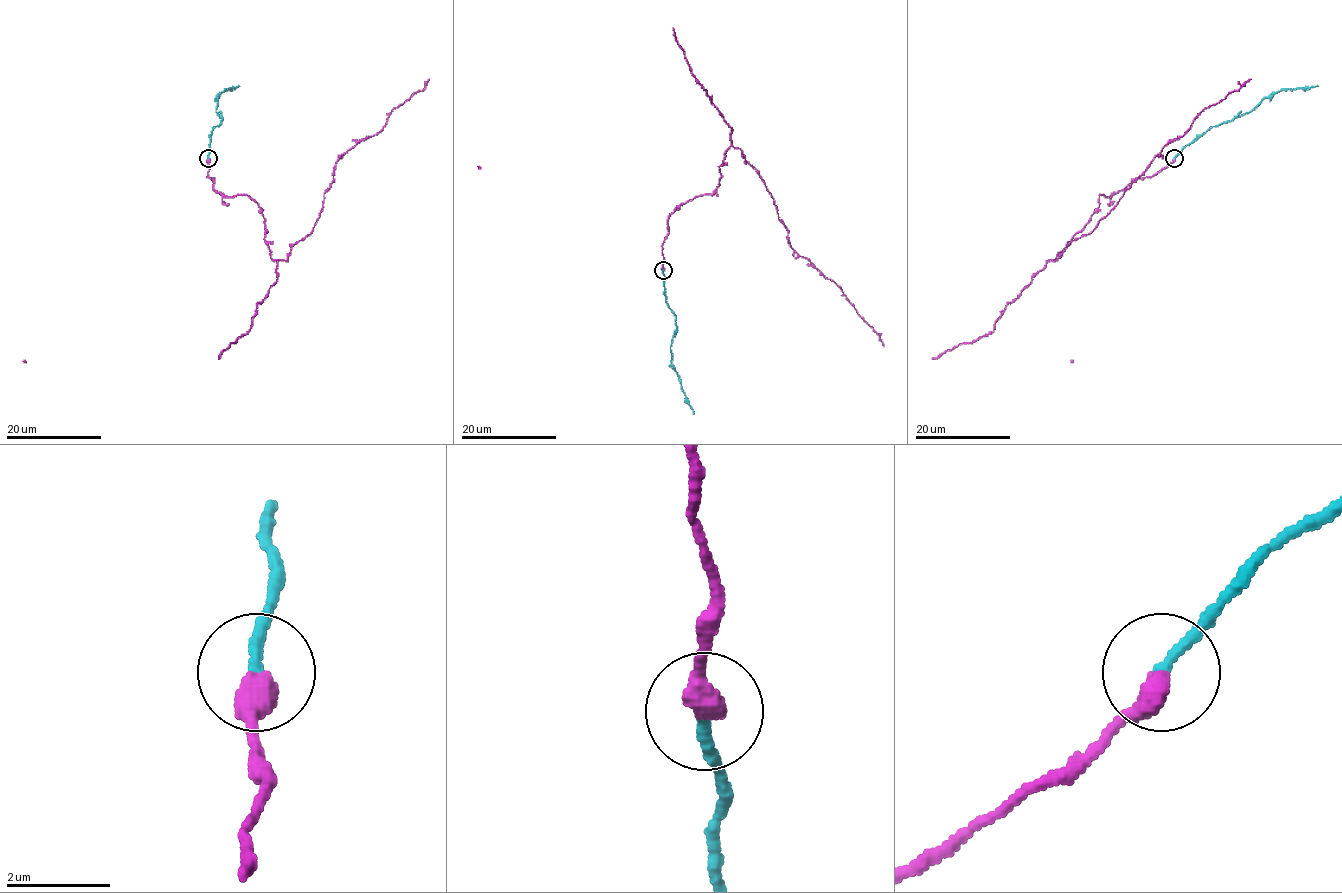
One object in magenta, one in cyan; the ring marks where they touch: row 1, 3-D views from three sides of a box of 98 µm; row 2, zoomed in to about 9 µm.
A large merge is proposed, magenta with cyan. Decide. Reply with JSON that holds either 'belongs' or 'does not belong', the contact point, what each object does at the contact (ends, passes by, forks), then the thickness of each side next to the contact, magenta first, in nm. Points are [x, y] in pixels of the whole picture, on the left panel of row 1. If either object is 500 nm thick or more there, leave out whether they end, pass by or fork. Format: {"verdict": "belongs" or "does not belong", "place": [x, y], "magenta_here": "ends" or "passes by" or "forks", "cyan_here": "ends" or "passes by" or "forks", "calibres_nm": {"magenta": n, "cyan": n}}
{"verdict": "belongs", "place": [208, 158], "calibres_nm": {"magenta": 500, "cyan": 220}}

